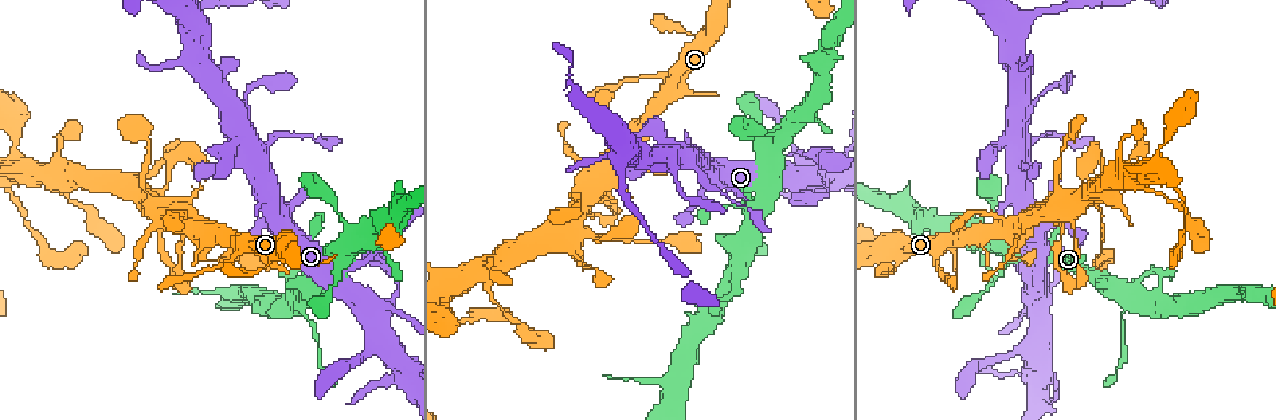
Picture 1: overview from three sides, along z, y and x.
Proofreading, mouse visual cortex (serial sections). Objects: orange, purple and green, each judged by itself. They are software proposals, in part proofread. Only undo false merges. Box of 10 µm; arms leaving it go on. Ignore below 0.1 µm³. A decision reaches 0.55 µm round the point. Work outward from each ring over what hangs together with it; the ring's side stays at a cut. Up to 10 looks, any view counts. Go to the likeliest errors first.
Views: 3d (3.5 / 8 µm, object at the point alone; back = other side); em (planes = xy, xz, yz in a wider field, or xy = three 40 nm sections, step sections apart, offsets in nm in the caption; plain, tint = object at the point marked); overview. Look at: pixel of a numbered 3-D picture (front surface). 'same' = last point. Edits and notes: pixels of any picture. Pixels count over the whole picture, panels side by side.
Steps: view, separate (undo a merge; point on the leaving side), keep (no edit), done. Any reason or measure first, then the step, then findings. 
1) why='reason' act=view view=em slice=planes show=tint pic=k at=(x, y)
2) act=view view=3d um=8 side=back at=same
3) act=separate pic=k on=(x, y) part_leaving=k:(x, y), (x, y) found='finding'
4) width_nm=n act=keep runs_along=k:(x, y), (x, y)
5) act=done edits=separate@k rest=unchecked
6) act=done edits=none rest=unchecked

act=view view=em slice=xy step=2 show=tint pic=1 at=(581, 232)

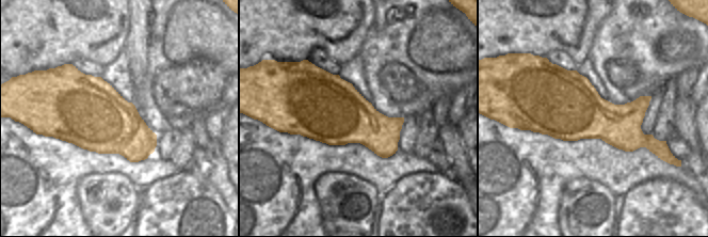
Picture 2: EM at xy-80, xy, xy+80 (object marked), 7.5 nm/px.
act=view view=3d um=3.5 at=same

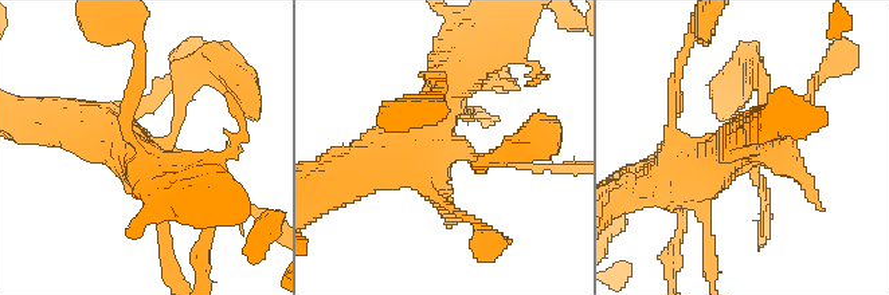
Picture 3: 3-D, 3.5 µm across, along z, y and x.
act=keep runs_along=3:(466, 69), (425, 134), (355, 176) found='continuous, no second cell'

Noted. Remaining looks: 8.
why='thin neck' act=view view=em slice=planes show=tint pic=1 at=(996, 243)

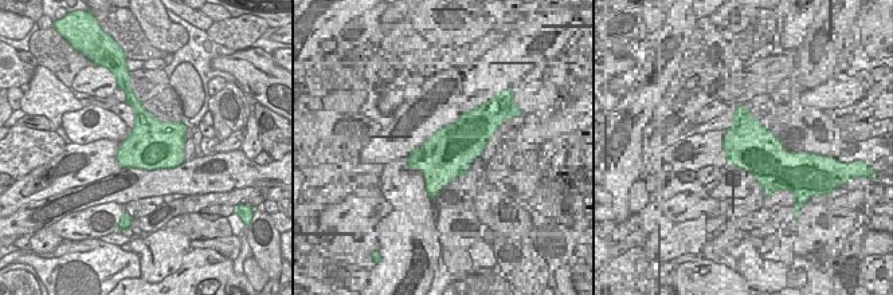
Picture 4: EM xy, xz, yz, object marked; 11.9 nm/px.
act=view view=3d um=3.5 at=same

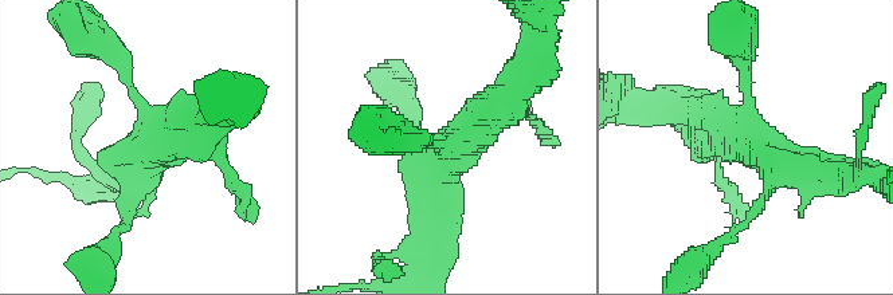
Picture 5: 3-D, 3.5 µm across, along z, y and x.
act=keep runs_along=5:(441, 219), (445, 157), (519, 86) found='all the same cell'

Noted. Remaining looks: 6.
why='branch point' act=view view=3d um=3.5 pic=1 at=(620, 161)

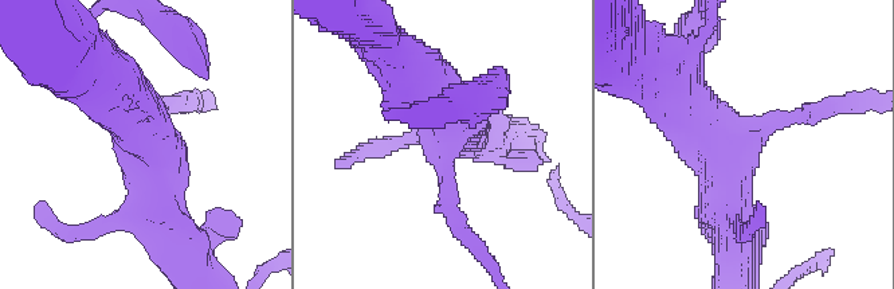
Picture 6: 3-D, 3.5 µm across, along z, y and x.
why='need the tissue' act=view view=em slice=xy step=1 show=tint pic=6 at=(447, 146)

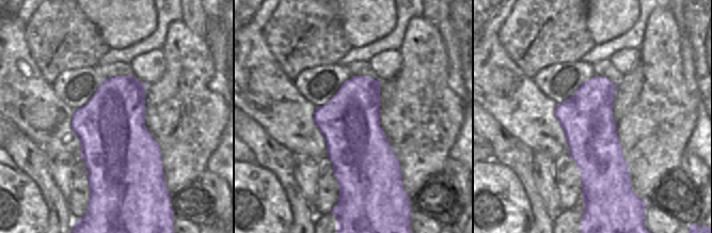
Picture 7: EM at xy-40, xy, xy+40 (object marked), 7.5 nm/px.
act=keep runs_along=6:(733, 235), (726, 153), (671, 88) found='one cell here'

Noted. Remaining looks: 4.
why='thin neck' act=view view=3d um=3.5 pic=1 at=(904, 213)

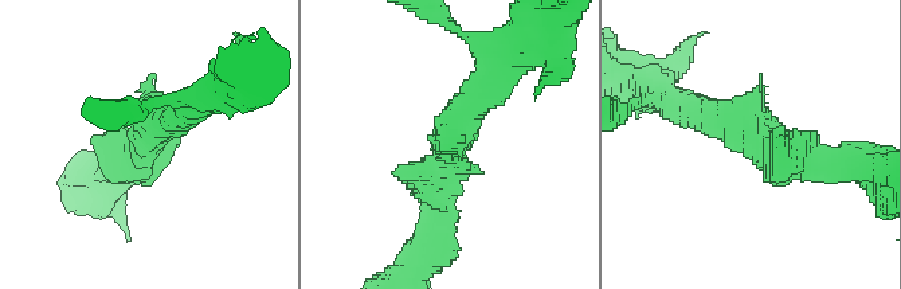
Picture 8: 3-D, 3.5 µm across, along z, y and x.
why='need the tissue' act=view view=em slice=xy step=2 show=tint pic=8 at=(438, 144)

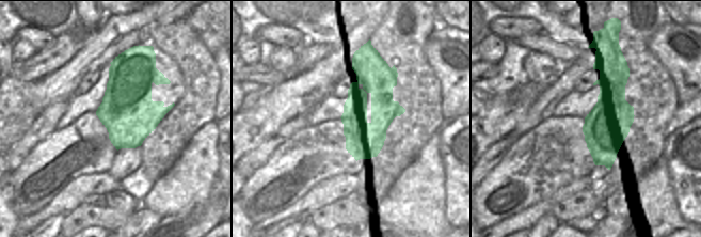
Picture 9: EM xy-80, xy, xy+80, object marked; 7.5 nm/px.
act=keep runs_along=9:(600, 50), (609, 64), (608, 164) found='continuous, no second cell'

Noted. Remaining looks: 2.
act=done edits=none rest=unchecked

